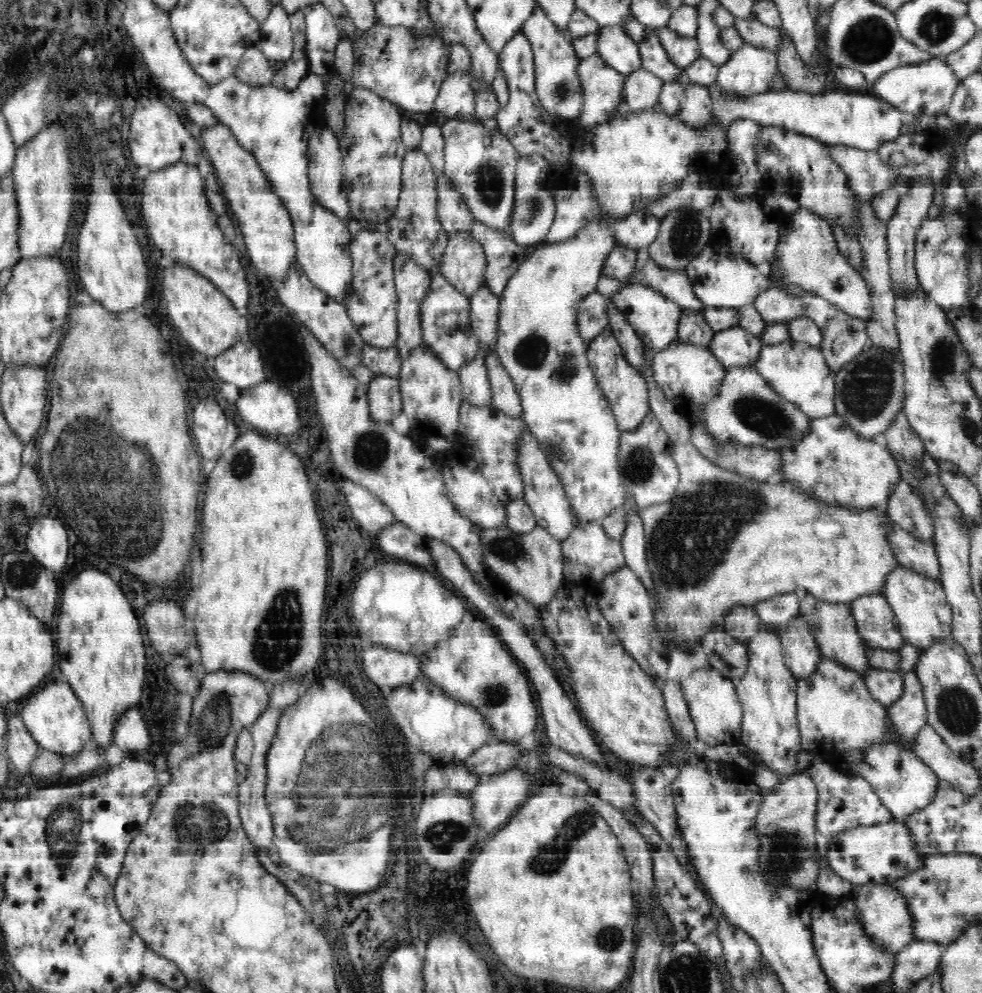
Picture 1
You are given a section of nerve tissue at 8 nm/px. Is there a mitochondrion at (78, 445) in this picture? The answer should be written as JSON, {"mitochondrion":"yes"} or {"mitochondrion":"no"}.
{"mitochondrion":"yes"}

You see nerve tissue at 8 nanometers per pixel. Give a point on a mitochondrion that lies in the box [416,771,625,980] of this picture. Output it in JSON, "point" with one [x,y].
{"point":[549,859]}

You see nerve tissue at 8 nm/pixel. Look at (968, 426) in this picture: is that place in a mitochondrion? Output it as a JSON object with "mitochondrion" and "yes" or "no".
{"mitochondrion":"yes"}

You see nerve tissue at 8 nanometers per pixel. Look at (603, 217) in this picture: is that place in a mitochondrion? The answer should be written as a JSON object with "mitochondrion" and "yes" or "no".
{"mitochondrion":"no"}

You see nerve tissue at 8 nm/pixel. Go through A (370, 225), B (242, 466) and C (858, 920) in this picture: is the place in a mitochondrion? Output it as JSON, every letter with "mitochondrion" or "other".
{"A":"other","B":"mitochondrion","C":"other"}

